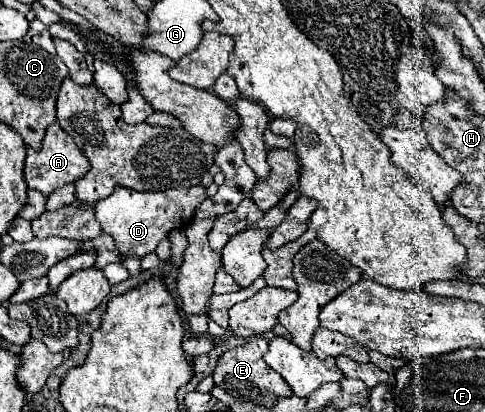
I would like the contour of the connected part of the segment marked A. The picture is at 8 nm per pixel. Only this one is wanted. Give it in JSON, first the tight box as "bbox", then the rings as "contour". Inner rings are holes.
{"bbox":[24,123,90,197],"contour":[[[52,123],[46,129],[44,141],[42,141],[42,149],[36,151],[36,149],[28,147],[28,157],[26,157],[26,167],[24,167],[24,179],[26,179],[26,185],[30,189],[36,189],[44,197],[48,197],[56,189],[60,189],[60,187],[64,187],[68,183],[74,183],[76,179],[80,179],[82,175],[86,175],[88,169],[90,169],[88,159],[82,155],[82,151],[74,143],[74,139],[66,131],[62,131],[62,127],[58,123]]]}

